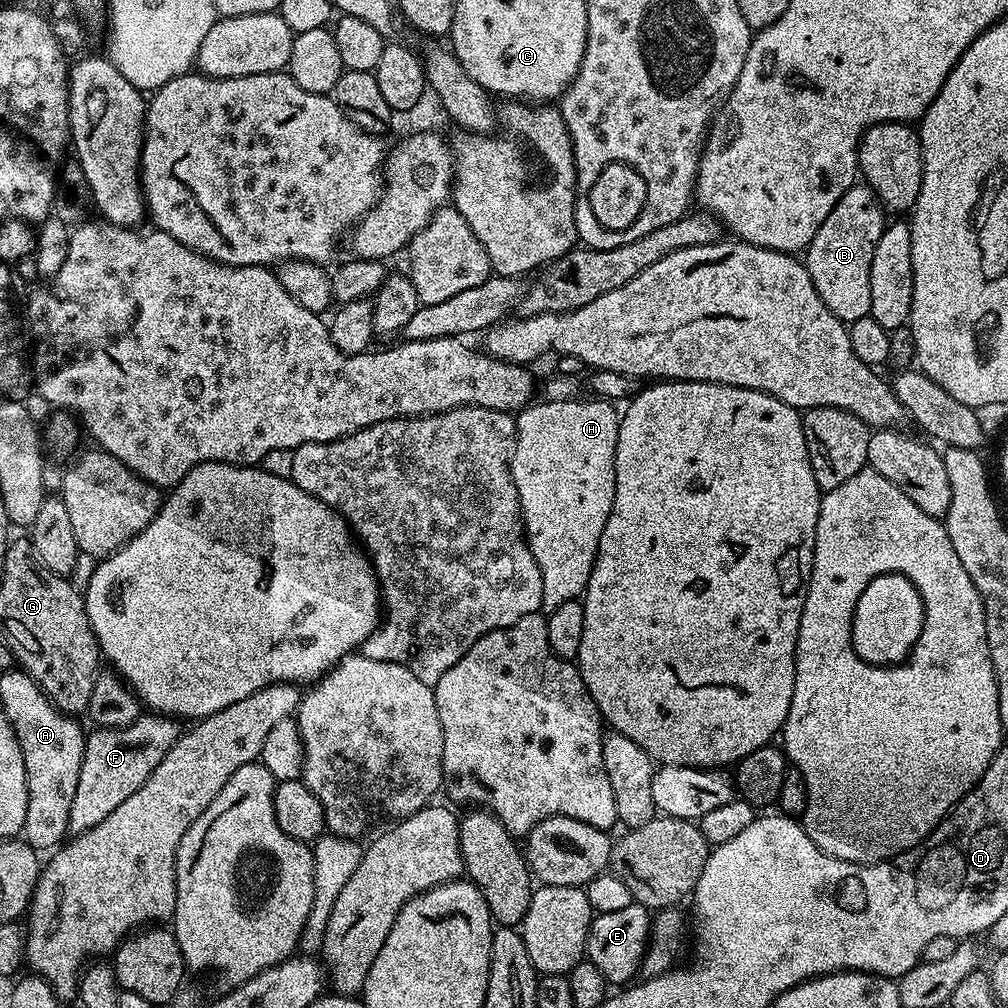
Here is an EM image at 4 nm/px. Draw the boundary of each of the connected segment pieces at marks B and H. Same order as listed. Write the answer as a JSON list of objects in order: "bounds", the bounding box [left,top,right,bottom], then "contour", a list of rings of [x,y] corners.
[{"bounds":[806,182,886,325],"contour":[[[863,182],[853,184],[830,210],[826,222],[818,226],[818,234],[806,249],[806,267],[818,290],[818,298],[845,325],[870,313],[870,262],[874,262],[874,246],[882,238],[886,213],[872,189]]]},{"bounds":[512,398,621,610],"contour":[[[585,398],[566,402],[533,402],[515,417],[516,444],[512,447],[512,477],[520,499],[520,515],[524,521],[524,534],[528,541],[528,549],[538,562],[538,570],[542,574],[543,607],[551,610],[562,606],[562,602],[580,600],[588,588],[592,567],[598,554],[598,542],[602,538],[602,530],[606,526],[606,518],[610,518],[610,510],[614,506],[616,493],[616,447],[618,446],[618,426],[621,413],[615,412],[613,405],[603,398]]]}]

